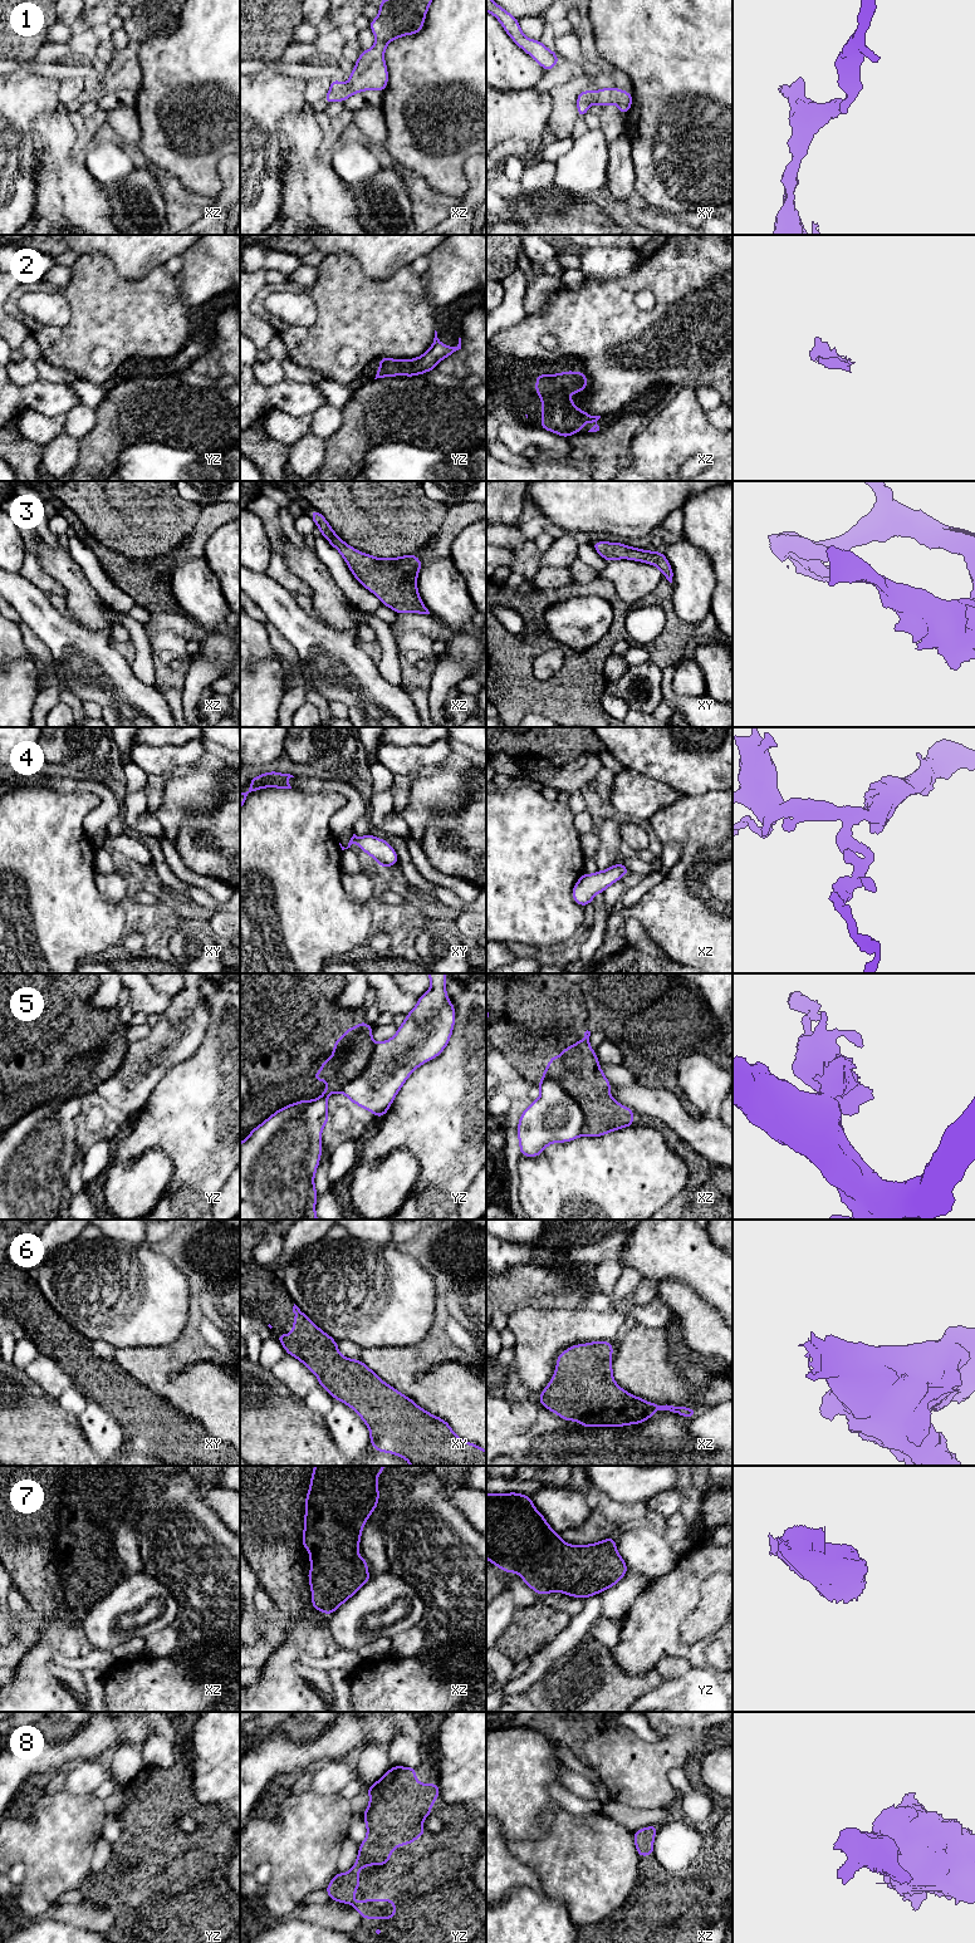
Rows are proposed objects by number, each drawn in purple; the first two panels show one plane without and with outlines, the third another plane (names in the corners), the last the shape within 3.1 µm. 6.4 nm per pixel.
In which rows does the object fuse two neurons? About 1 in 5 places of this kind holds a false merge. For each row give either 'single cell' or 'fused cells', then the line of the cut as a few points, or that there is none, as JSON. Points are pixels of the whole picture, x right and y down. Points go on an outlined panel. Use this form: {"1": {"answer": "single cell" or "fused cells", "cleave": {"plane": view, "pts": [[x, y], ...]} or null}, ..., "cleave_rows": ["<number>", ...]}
{"1": {"answer": "single cell", "cleave": null}, "2": {"answer": "single cell", "cleave": null}, "3": {"answer": "single cell", "cleave": null}, "4": {"answer": "single cell", "cleave": null}, "5": {"answer": "fused cells", "cleave": {"plane": "xz", "pts": [[539, 1082], [553, 1079], [573, 1098], [582, 1113], [582, 1134]]}}, "6": {"answer": "single cell", "cleave": null}, "7": {"answer": "single cell", "cleave": null}, "8": {"answer": "single cell", "cleave": null}, "cleave_rows": ["5"]}

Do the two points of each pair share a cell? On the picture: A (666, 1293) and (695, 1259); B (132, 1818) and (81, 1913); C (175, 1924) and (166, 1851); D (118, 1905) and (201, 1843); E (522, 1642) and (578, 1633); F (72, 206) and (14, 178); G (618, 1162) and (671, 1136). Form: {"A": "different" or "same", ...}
{"A": "different", "B": "different", "C": "same", "D": "same", "E": "different", "F": "different", "G": "different"}

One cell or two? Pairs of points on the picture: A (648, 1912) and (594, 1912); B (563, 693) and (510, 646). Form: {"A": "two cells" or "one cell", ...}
{"A": "two cells", "B": "one cell"}

